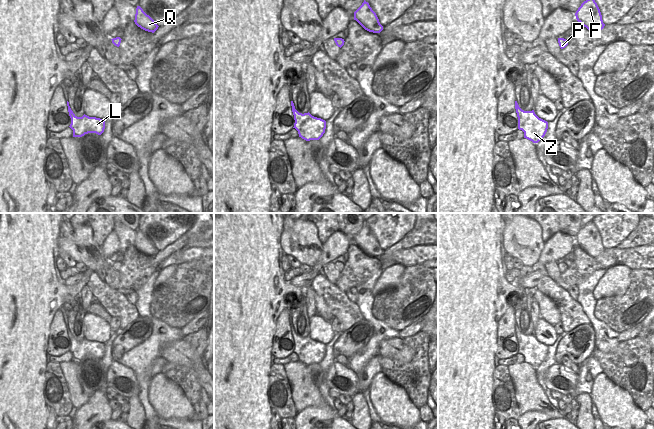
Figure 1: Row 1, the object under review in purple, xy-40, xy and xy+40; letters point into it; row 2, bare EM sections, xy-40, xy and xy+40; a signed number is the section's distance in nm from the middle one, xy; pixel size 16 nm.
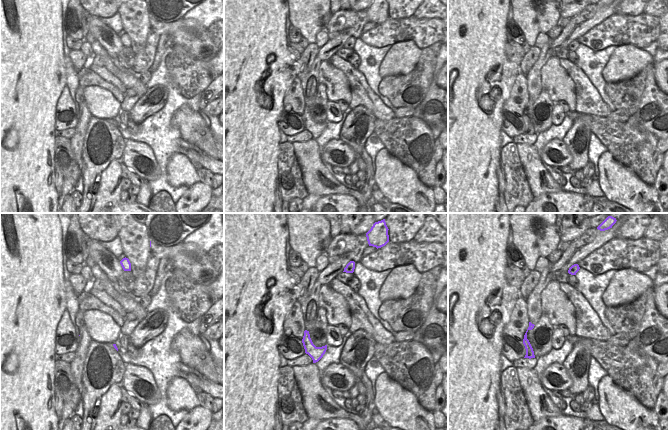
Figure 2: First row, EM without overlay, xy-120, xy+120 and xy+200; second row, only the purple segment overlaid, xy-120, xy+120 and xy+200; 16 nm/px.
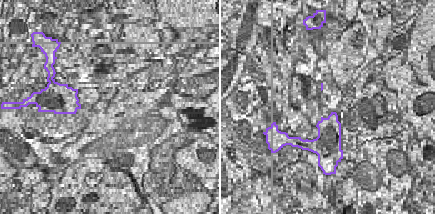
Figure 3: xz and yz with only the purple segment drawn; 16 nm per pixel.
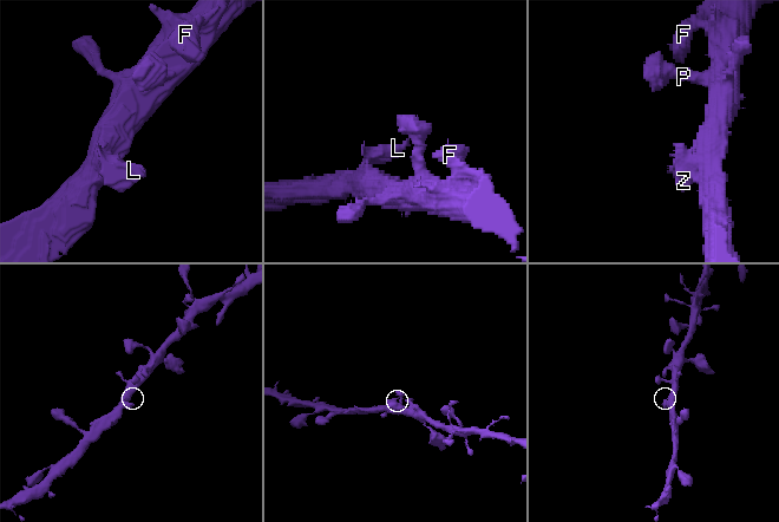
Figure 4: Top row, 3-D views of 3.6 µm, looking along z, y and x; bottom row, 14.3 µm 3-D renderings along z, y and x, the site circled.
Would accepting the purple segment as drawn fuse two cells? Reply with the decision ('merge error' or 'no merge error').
no merge error

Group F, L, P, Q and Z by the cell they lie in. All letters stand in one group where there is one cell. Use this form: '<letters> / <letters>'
F L P Q Z

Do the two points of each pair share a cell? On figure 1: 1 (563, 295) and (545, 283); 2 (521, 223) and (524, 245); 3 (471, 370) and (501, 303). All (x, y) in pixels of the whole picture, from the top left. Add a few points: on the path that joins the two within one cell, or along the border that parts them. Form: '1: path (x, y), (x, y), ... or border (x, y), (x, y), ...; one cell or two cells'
1: path (559, 295), (549, 287); one cell
2: path (521, 228), (523, 240); one cell
3: path (471, 353), (471, 333), (484, 320); one cell

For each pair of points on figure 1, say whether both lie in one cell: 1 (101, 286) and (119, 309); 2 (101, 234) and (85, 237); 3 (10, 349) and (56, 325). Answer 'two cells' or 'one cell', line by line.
1: one cell
2: two cells
3: two cells

